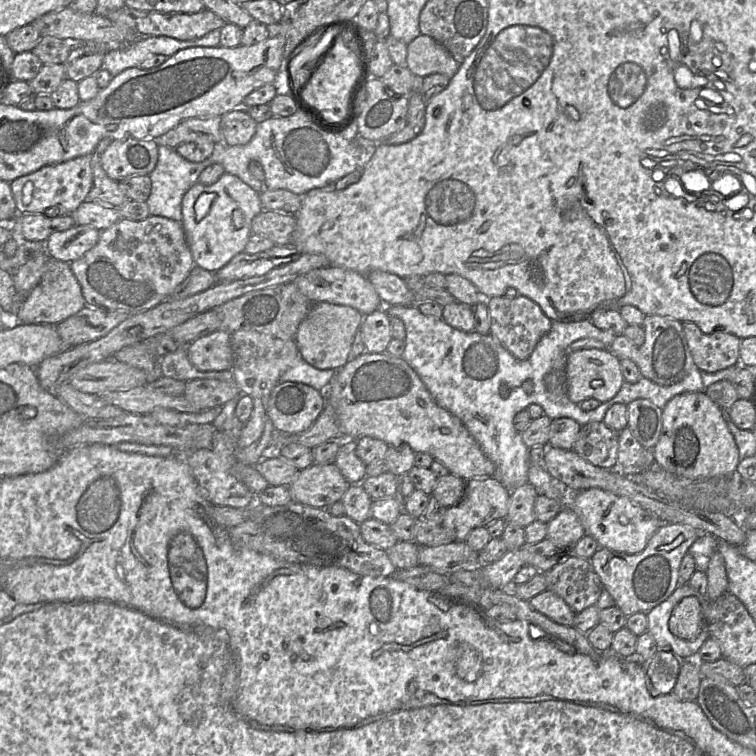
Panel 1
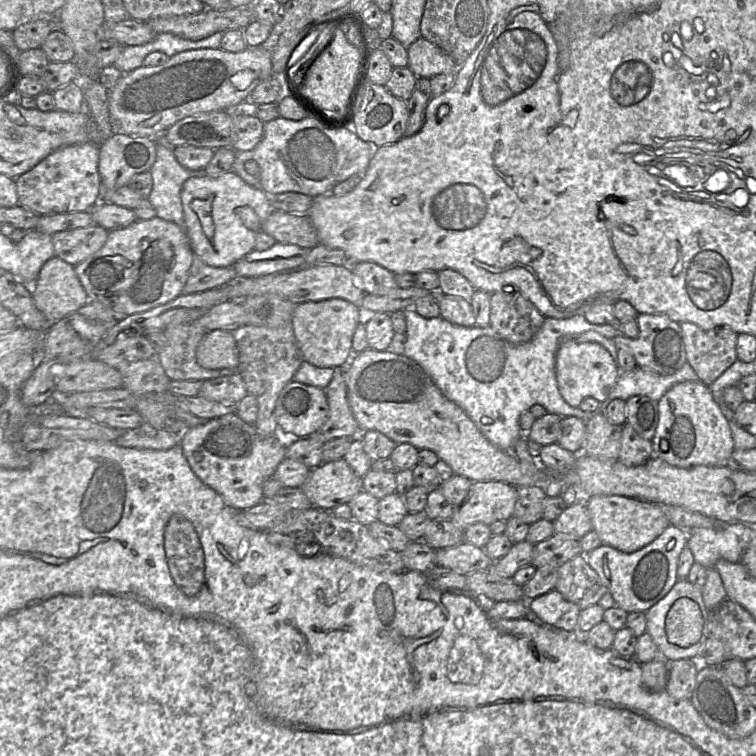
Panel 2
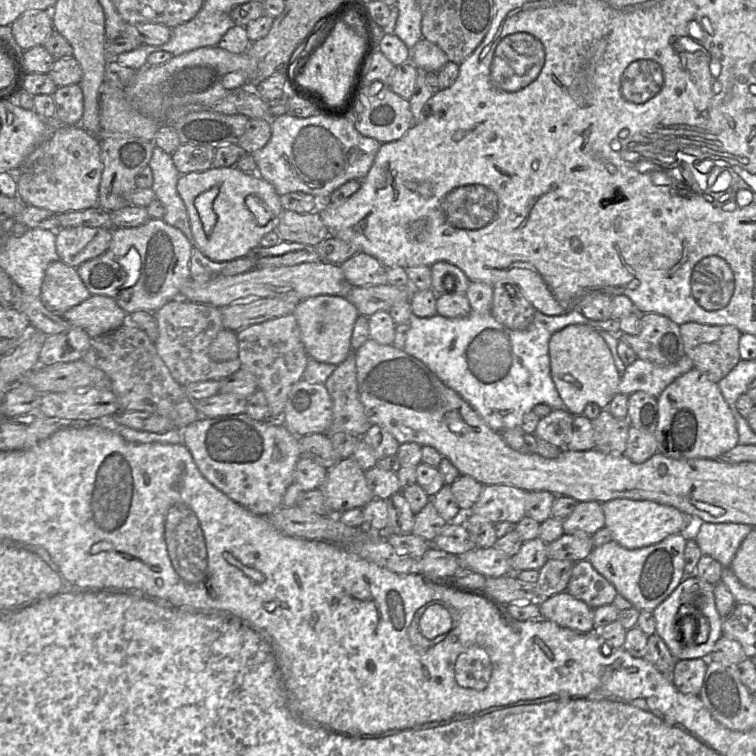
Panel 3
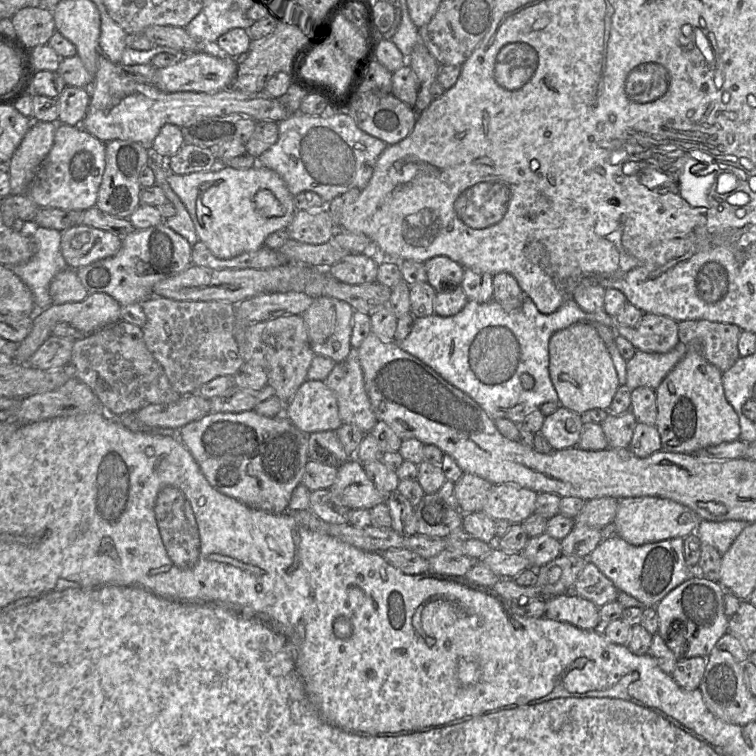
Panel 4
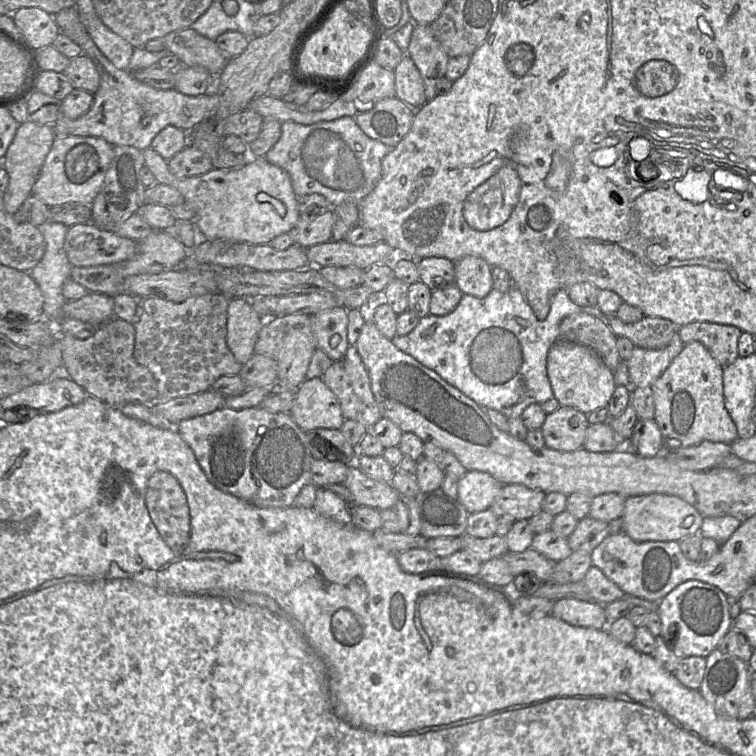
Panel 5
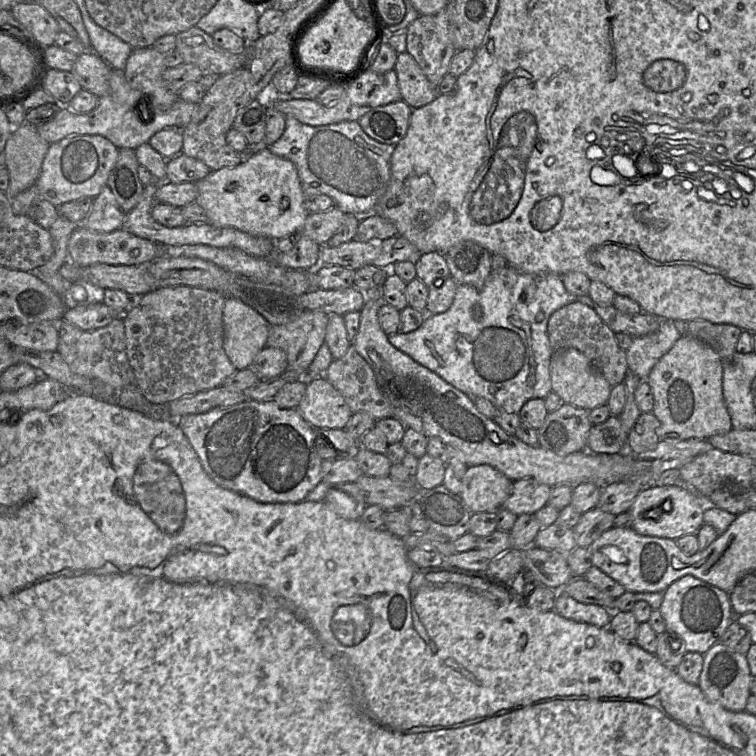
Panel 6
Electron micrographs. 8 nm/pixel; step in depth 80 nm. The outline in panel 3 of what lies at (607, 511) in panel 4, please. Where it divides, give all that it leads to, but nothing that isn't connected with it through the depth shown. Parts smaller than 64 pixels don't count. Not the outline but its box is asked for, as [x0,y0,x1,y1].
[563,501,604,535]

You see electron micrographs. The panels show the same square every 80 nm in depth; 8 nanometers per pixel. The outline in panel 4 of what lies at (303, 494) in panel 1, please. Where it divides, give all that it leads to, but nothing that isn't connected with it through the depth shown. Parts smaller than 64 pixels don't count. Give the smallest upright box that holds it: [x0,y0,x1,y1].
[329,457,387,509]

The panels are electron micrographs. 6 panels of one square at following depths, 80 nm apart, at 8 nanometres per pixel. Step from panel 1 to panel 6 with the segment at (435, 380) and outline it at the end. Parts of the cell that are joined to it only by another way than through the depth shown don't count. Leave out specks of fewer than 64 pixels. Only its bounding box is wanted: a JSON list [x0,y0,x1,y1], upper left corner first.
[388,265,596,413]

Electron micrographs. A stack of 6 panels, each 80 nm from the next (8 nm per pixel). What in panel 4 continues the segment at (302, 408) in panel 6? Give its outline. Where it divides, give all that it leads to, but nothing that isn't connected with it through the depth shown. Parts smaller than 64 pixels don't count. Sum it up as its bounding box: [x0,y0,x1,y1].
[283,379,343,434]

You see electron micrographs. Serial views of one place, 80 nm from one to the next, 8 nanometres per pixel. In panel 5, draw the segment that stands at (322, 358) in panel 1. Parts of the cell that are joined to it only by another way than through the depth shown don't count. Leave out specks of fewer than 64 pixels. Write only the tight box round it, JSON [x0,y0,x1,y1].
[310,305,350,362]

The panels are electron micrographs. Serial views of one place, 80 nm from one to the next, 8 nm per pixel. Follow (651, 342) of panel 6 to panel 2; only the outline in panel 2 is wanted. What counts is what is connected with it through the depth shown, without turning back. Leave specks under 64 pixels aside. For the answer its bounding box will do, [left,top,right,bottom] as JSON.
[608,361,699,402]

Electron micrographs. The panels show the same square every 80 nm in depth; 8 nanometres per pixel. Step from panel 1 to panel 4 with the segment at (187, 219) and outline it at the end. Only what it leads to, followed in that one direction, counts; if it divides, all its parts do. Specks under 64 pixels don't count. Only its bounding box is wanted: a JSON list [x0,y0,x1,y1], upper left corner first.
[167,162,295,259]

